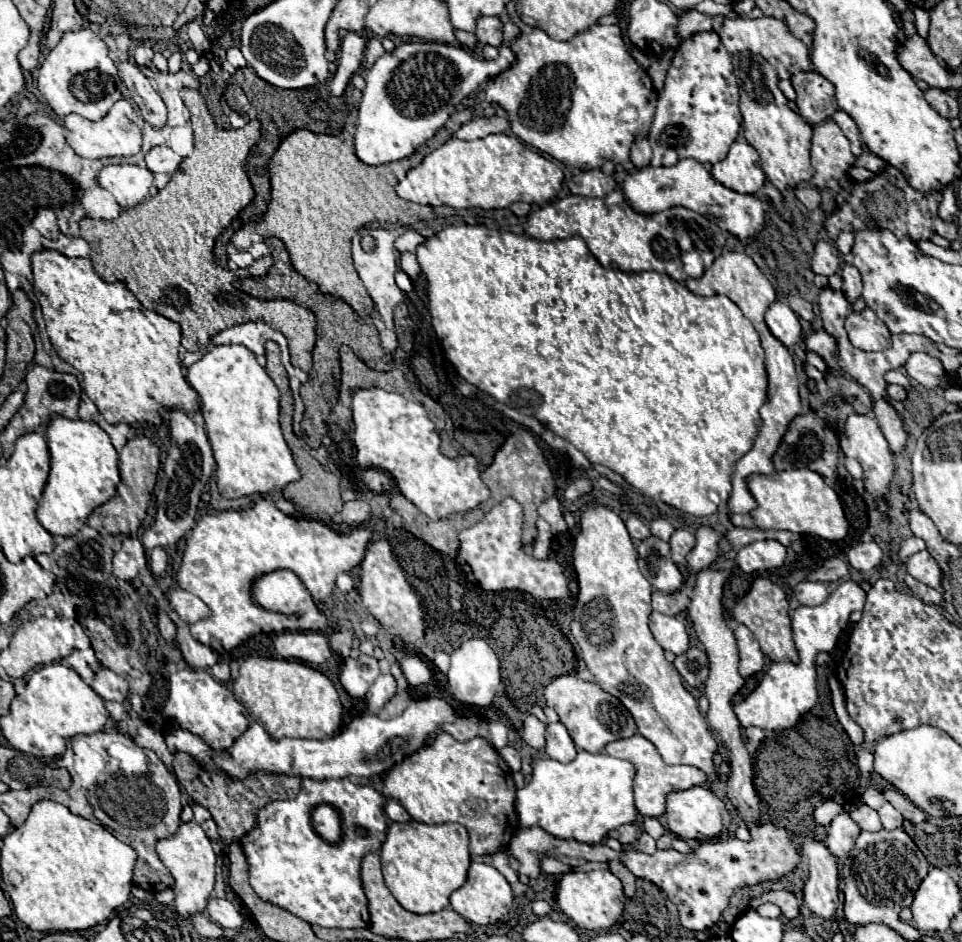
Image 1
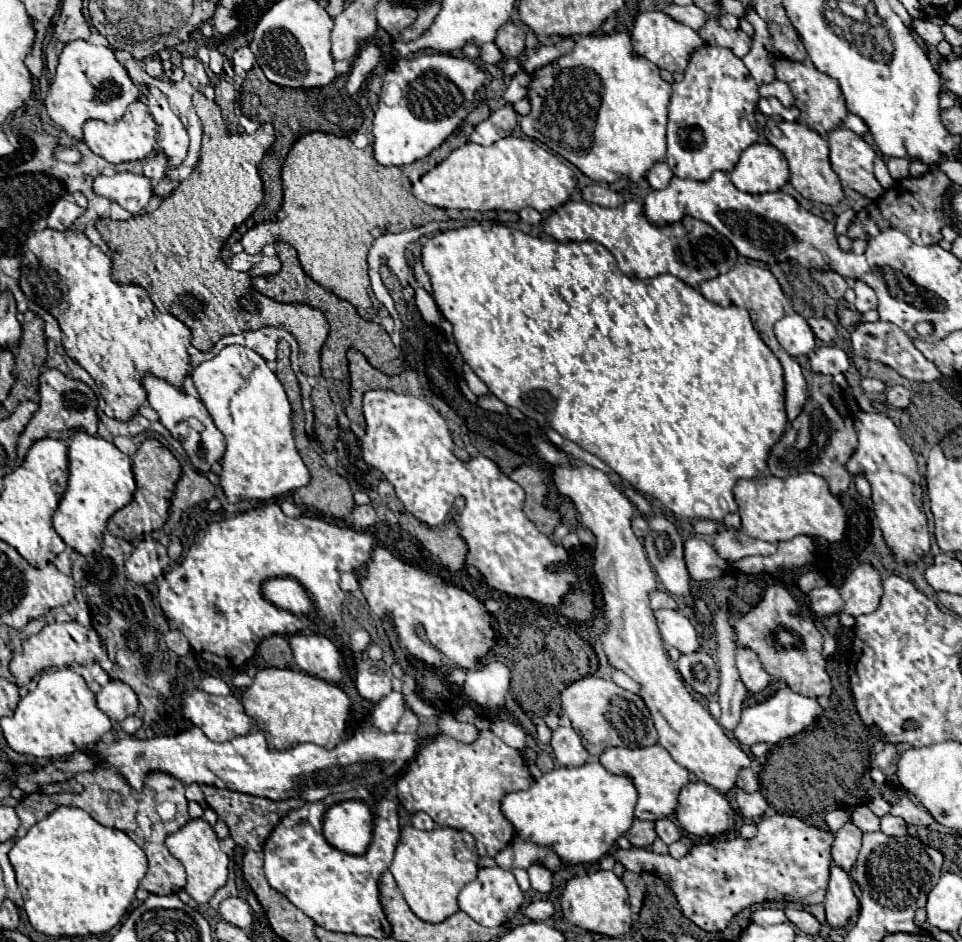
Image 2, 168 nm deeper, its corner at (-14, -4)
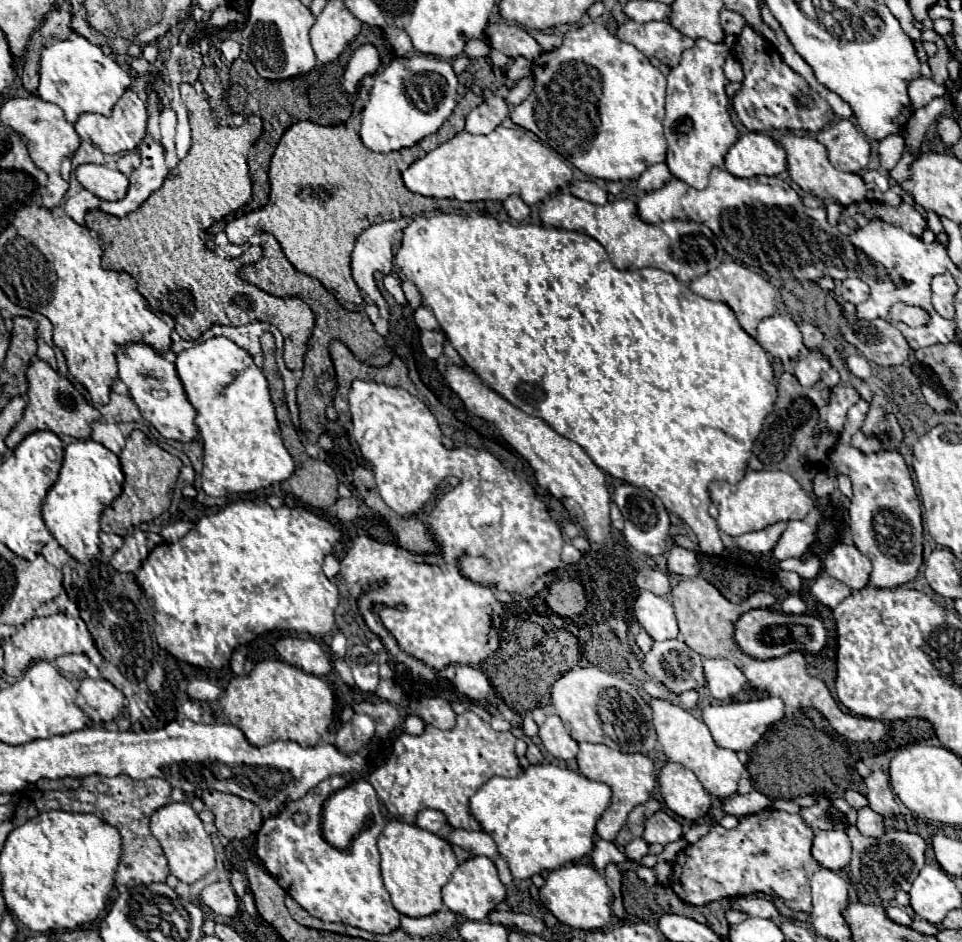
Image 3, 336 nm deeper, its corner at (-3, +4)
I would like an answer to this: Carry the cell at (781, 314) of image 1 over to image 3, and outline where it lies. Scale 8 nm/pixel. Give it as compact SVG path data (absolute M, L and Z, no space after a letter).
M773 315L759 323L757 343L773 357L779 359L797 359L803 353L801 331L791 317Z

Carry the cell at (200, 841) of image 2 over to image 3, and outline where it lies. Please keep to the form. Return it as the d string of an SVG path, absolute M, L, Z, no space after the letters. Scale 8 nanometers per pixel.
M171 801L169 805L163 805L161 809L157 809L151 817L149 823L151 835L159 841L163 855L167 857L169 863L169 871L185 881L185 883L195 883L199 881L203 875L207 875L209 871L215 869L215 849L213 849L213 841L207 835L207 831L203 829L201 819L197 817L197 813L191 809L191 805L187 803L175 803Z

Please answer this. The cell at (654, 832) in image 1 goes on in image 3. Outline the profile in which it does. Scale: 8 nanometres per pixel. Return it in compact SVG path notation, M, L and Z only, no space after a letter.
M657 811L645 825L645 831L641 835L641 839L645 843L661 843L667 845L671 841L679 841L683 835L681 825L665 811Z

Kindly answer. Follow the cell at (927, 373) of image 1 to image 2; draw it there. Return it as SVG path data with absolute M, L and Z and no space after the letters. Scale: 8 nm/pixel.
M888 321L858 323L852 333L852 347L858 355L862 355L870 361L878 361L882 365L888 365L910 381L928 381L930 383L930 381L938 381L942 377L938 367L932 365L932 361L928 361L926 357L922 357L922 353L912 345L912 339L898 325L892 325Z

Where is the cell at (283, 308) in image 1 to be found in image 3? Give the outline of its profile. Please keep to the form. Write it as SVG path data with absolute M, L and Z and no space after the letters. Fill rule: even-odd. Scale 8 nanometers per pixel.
M181 83L181 99L189 111L193 145L187 157L179 161L175 175L171 179L167 175L163 185L127 217L113 217L99 209L85 217L85 225L103 241L103 267L133 275L139 293L153 309L175 319L175 331L185 341L199 339L213 323L239 326L267 321L285 337L283 361L287 369L303 369L303 355L315 327L307 303L299 297L281 299L249 285L237 275L246 258L219 257L201 239L201 231L251 201L247 153L263 131L261 117L251 115L241 127L219 127L211 117L209 101L193 85ZM239 297L243 297L243 305Z

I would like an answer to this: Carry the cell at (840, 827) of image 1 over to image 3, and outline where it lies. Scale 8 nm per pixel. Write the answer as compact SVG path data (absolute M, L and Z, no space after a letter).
M817 831L811 853L821 867L839 871L851 861L851 841L845 831Z

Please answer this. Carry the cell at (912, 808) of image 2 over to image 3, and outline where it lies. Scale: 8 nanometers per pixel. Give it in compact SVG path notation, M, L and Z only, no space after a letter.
M875 771L865 779L865 785L869 789L867 801L869 807L879 813L881 817L897 817L899 815L899 801L893 795L889 787L889 777L883 771Z

